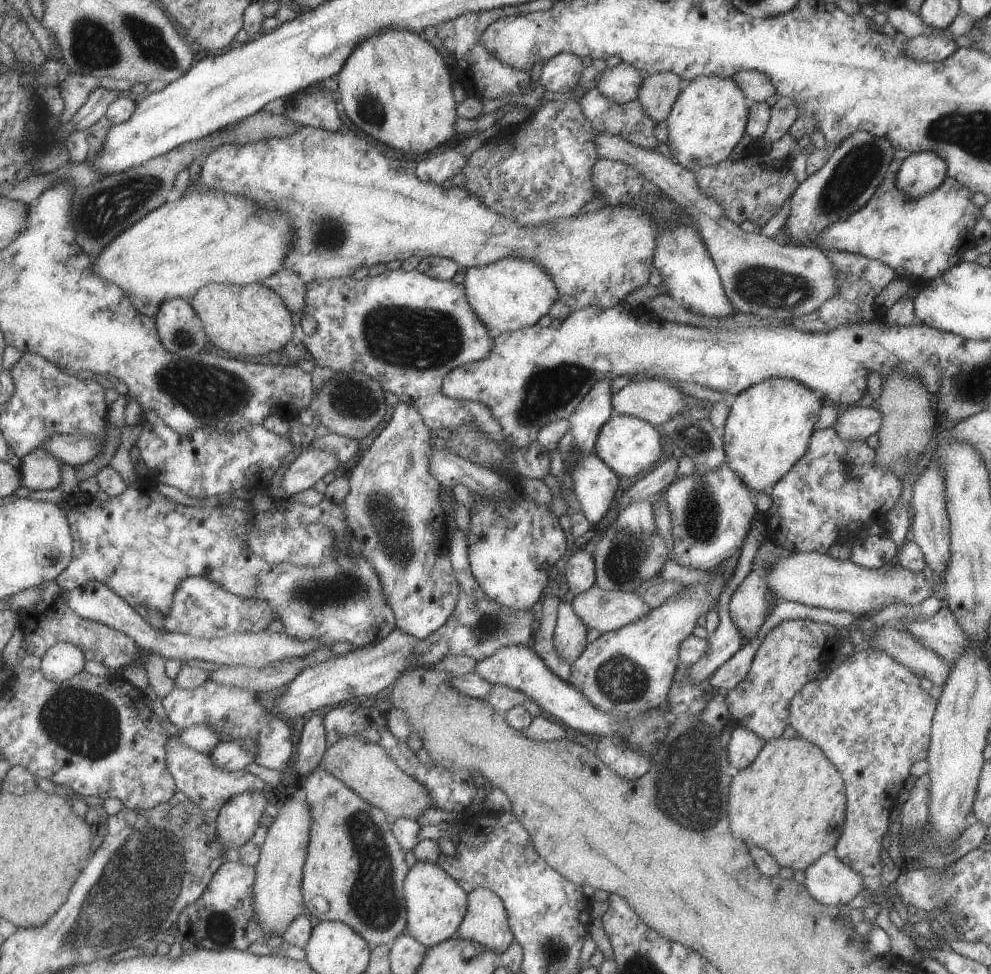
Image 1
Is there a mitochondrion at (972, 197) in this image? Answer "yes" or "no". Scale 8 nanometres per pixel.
no

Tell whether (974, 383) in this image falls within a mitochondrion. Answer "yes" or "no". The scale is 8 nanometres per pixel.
yes

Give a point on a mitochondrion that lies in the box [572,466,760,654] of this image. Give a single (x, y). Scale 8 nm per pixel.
(701, 512)

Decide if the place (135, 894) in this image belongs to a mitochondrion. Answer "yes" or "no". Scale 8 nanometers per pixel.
yes

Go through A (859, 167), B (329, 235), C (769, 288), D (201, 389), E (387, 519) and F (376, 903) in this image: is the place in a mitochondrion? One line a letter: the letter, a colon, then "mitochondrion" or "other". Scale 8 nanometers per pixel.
A: mitochondrion
B: mitochondrion
C: mitochondrion
D: mitochondrion
E: mitochondrion
F: mitochondrion

